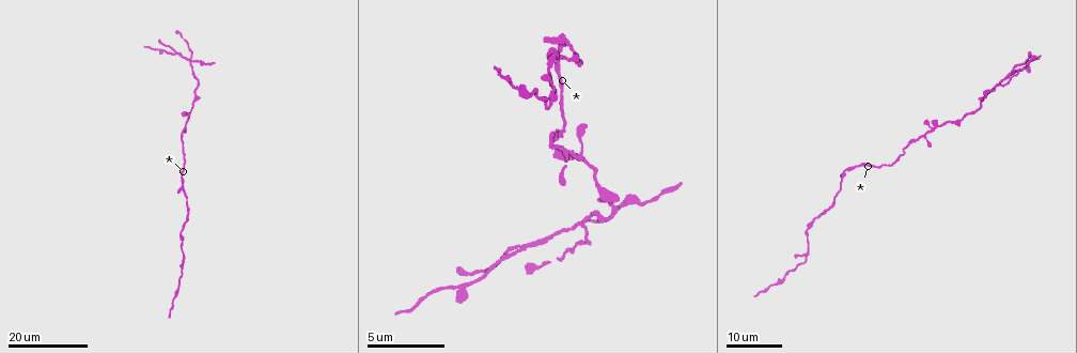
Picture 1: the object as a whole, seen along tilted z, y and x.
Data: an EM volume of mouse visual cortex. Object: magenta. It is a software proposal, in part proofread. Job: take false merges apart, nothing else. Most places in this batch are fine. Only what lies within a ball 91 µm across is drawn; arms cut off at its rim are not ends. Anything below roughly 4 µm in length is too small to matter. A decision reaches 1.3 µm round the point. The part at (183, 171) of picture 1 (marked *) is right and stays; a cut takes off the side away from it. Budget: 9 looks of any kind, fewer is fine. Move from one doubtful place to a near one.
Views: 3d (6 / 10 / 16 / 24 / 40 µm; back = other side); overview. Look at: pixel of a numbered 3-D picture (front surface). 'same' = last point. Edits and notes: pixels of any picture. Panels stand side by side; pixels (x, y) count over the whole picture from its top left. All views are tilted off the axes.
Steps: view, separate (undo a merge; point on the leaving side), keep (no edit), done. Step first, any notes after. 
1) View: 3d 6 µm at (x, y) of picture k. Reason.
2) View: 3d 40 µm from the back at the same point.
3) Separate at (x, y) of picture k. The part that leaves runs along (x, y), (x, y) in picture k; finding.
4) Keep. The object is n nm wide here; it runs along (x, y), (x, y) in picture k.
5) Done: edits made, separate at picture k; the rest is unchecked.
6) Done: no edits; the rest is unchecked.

View: 3d 24 µm at (958, 119) of picture 1. Two arms in line, one across.

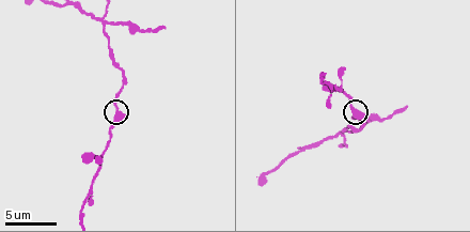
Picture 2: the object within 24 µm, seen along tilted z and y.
View: 3d 10 µm at (119, 113) of picture 2.

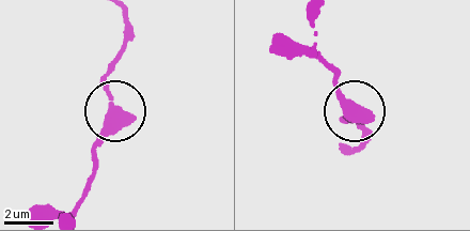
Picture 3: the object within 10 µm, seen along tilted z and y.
View: 3d 10 µm from the back at (113, 106) of picture 3.

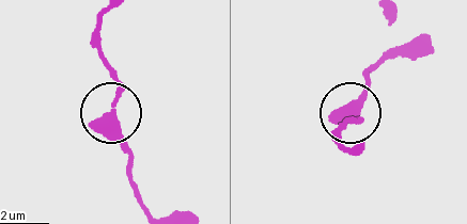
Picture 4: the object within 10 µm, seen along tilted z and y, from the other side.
Keep. The object is 310 nm wide here; it runs along (387, 59), (343, 128) in picture 4; all the same neuron.

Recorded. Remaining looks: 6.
View: 3d 10 µm at (344, 90) of picture 2. Side arm on a straight run.

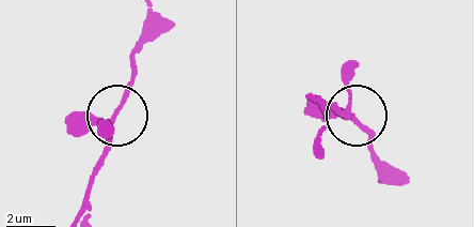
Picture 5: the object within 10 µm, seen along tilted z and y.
Keep. The object is 200 nm wide here; it runs along (310, 97), (353, 115), (374, 133) in picture 5; continuous, no second neuron.

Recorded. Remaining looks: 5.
View: 3d 16 µm at (105, 21) of picture 2.

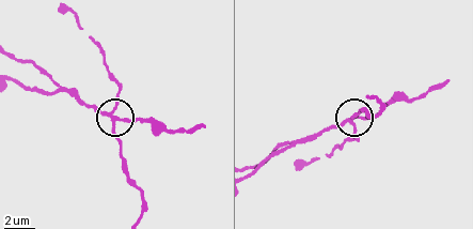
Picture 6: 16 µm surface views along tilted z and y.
View: 3d 6 µm at (113, 117) of picture 6. Closer look.

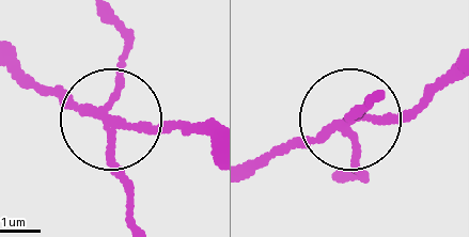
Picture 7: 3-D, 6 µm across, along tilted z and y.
Separate at (165, 121) of picture 7. 4 arms meet here; the part that leaves runs along (98, 117), (15, 77) in picture 7; two neurons meet here.

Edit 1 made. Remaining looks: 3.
Done: edits made, separate at picture 7; the rest is unchecked.

